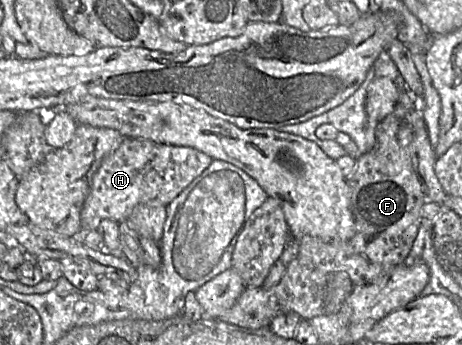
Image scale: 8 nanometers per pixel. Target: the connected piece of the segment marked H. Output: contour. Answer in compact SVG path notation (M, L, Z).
M126 138L101 163L92 179L88 197L81 212L83 232L96 231L99 223L110 219L126 222L140 204L171 203L211 164L212 158L191 147Z

